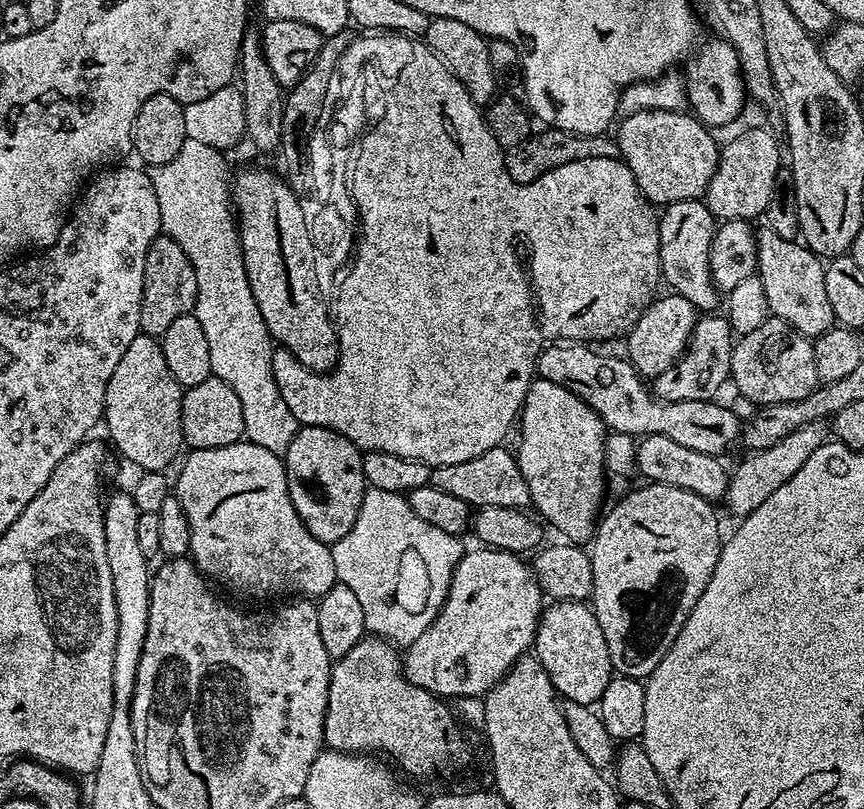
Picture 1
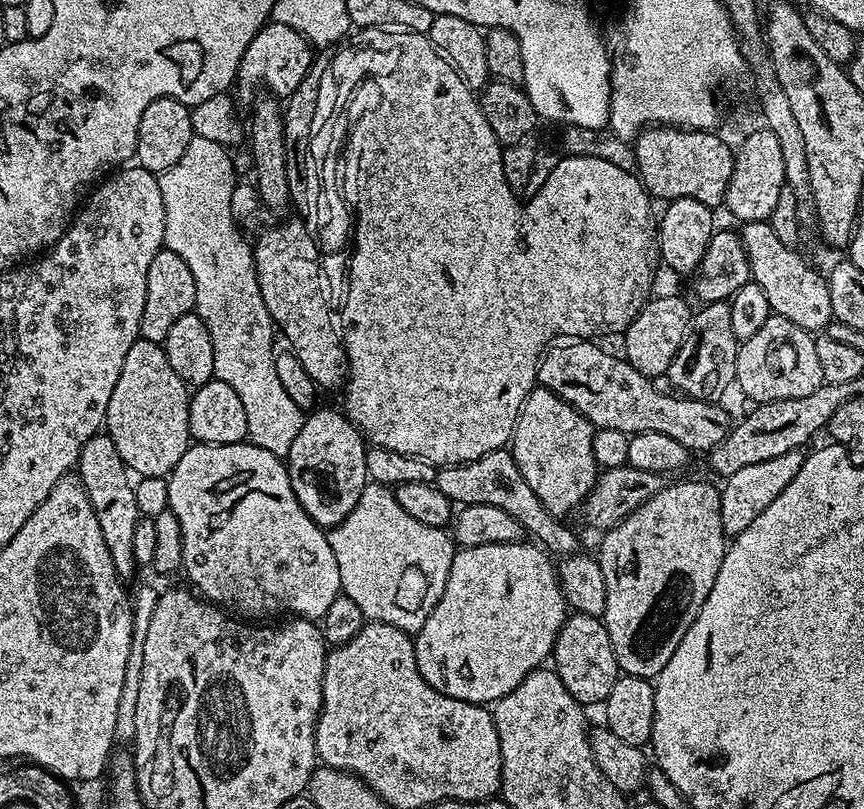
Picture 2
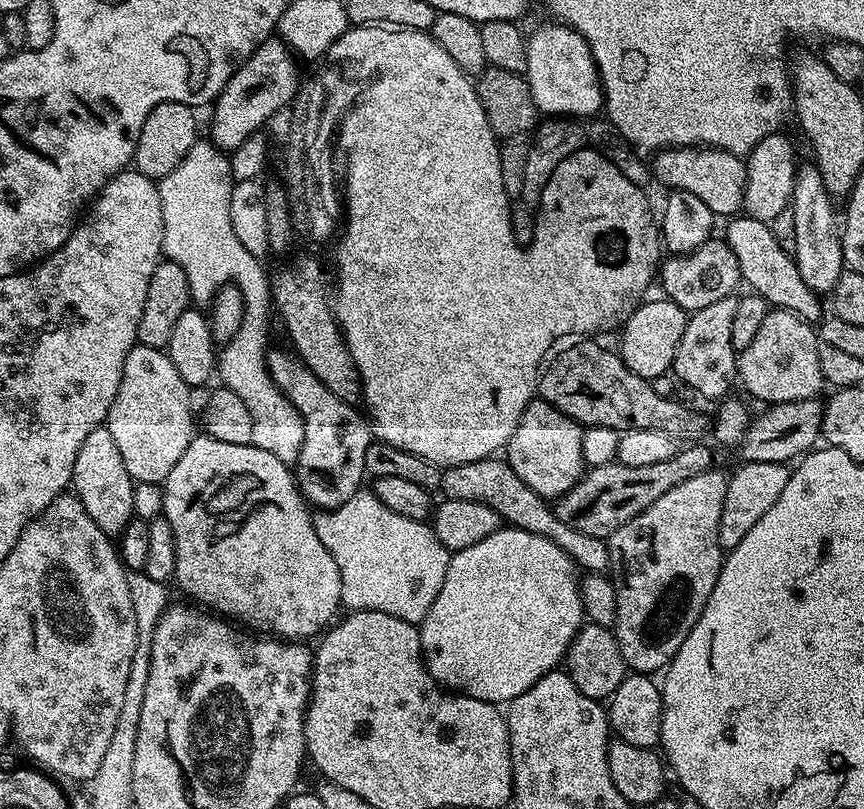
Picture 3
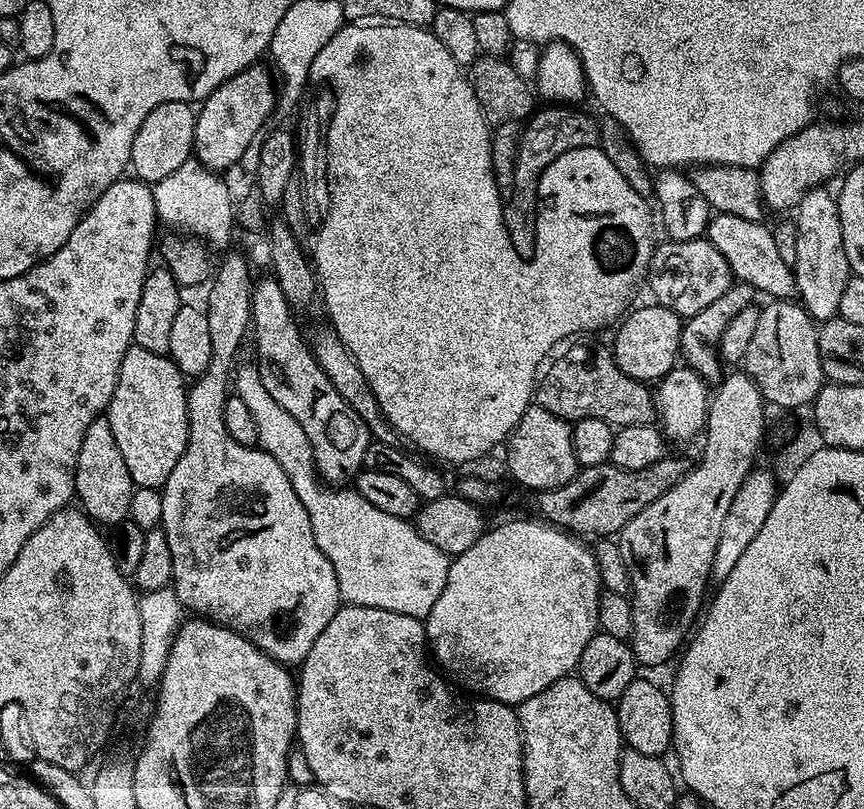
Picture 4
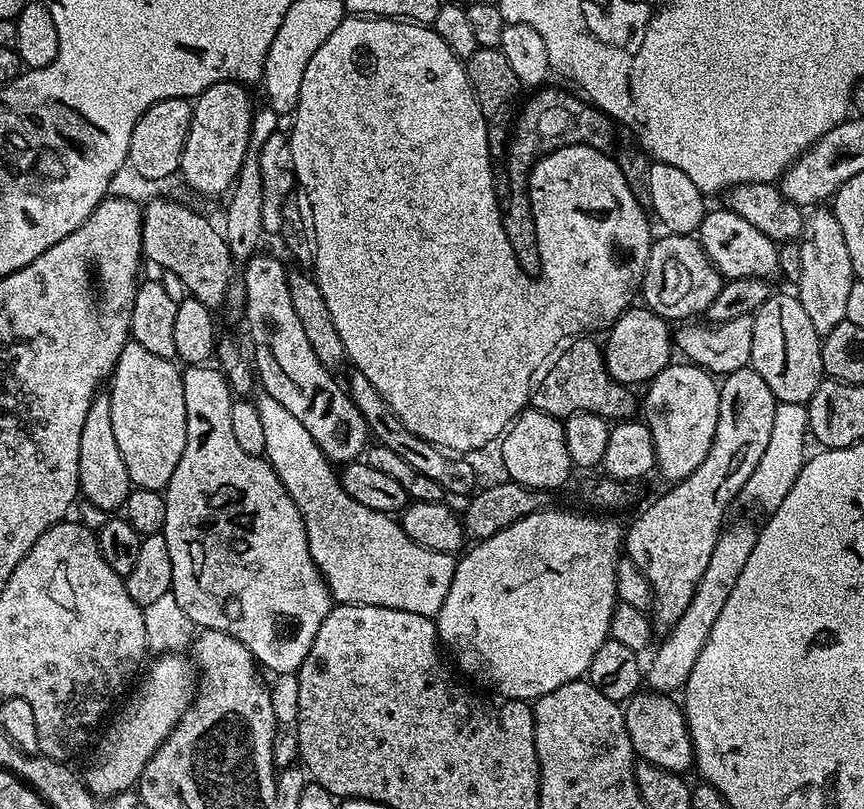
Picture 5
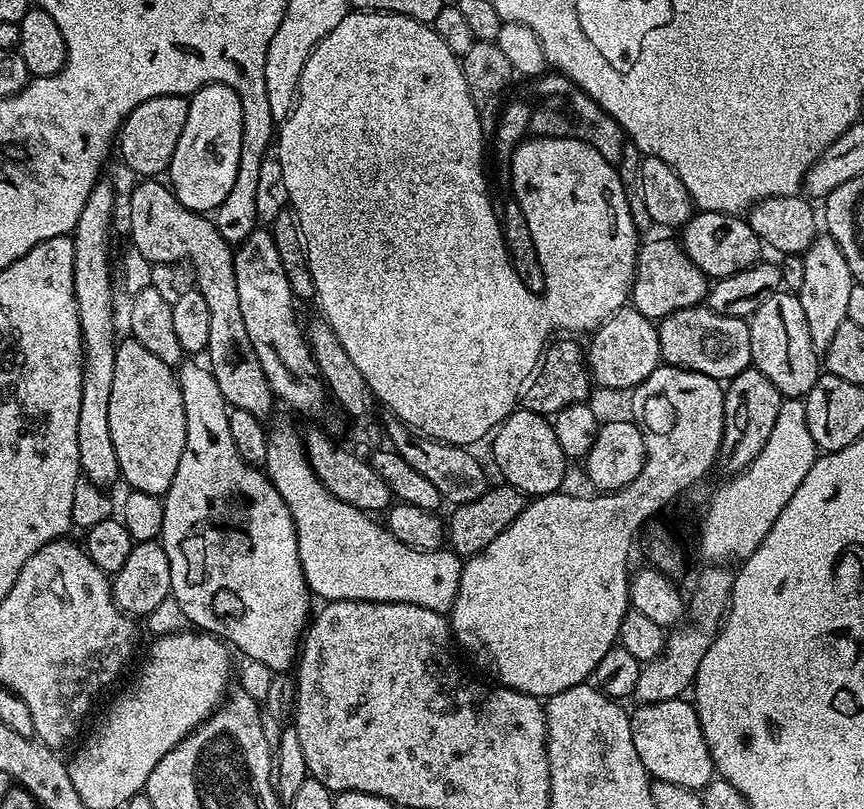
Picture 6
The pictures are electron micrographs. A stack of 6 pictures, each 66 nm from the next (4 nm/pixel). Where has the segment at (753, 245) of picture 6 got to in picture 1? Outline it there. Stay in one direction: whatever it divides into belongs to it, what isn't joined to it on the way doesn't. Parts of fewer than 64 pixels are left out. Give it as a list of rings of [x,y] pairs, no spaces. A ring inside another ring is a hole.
[[[767,226],[756,232],[756,270],[766,290],[769,313],[784,320],[795,332],[817,338],[834,327],[830,298],[826,294],[825,265],[803,243],[786,241]]]

